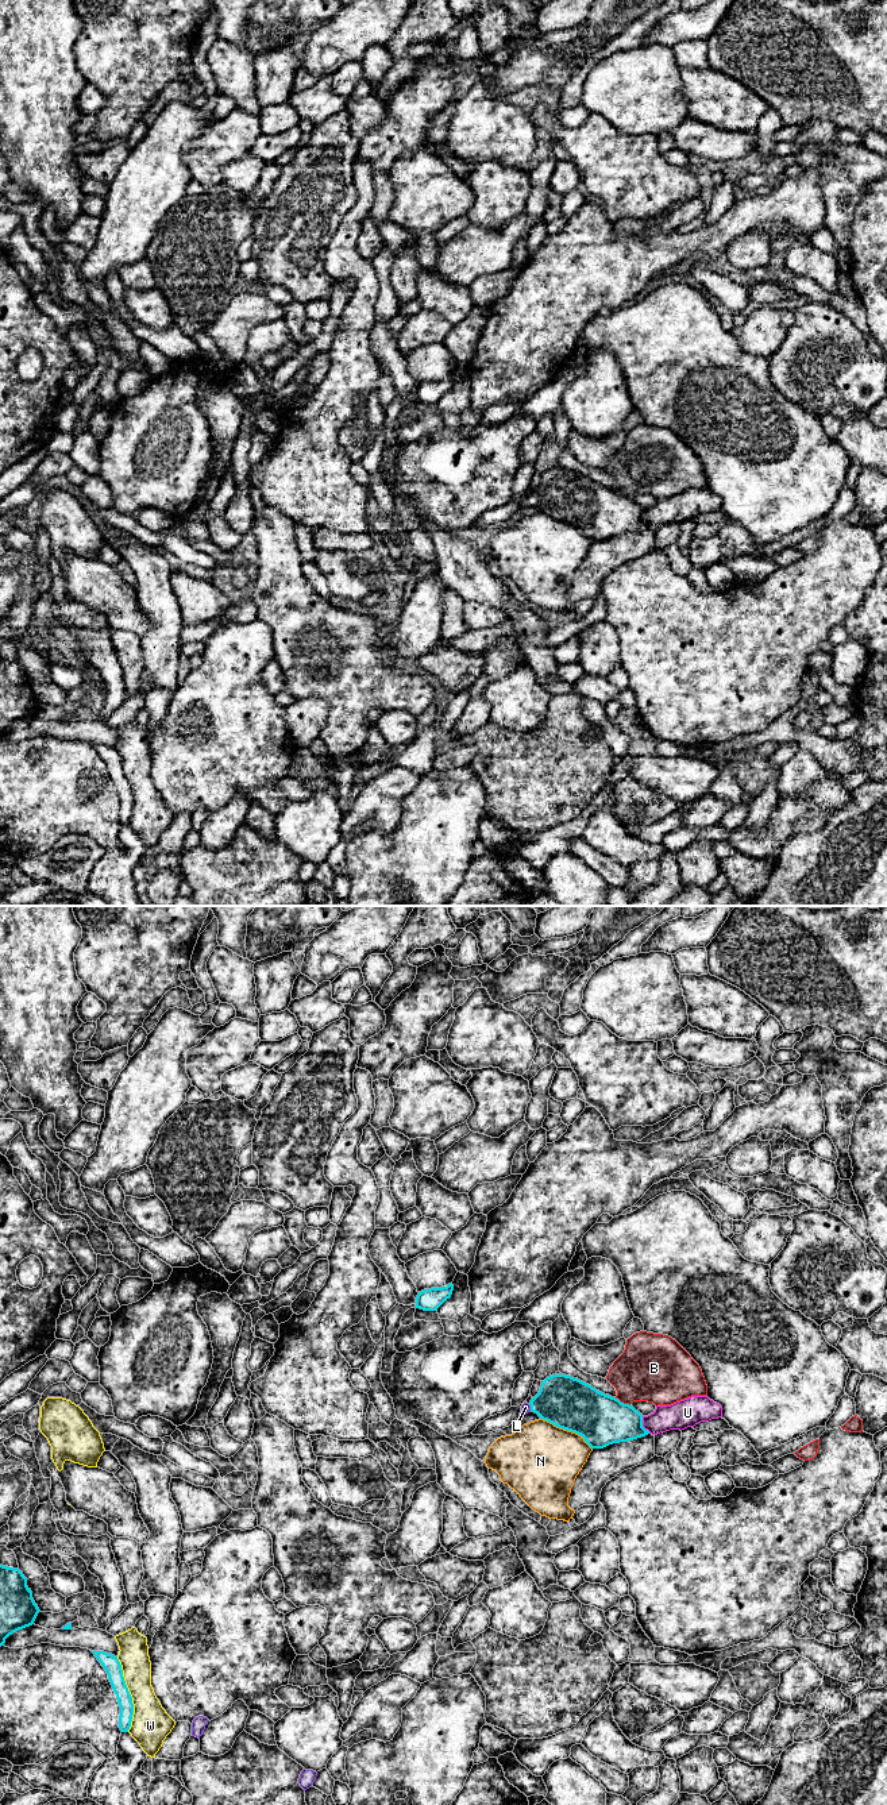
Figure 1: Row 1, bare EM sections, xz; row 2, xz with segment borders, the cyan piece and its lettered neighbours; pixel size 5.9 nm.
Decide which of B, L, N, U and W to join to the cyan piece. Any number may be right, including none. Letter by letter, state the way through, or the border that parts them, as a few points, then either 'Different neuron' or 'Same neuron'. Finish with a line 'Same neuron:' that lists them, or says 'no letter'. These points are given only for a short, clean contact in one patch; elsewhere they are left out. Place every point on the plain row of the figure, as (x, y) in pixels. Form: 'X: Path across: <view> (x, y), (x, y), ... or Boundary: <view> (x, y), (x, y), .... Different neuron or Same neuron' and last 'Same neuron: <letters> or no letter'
B: Different neuron
L: Path across: xz (569, 496), (531, 500), (525, 500). Same neuron
N: Different neuron
U: Different neuron
W: Different neuron
Same neuron: L

